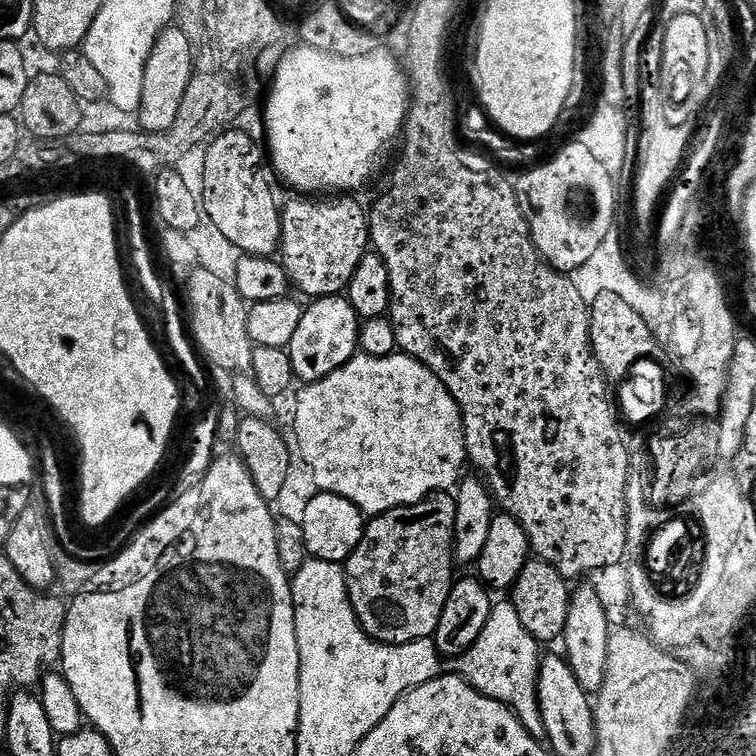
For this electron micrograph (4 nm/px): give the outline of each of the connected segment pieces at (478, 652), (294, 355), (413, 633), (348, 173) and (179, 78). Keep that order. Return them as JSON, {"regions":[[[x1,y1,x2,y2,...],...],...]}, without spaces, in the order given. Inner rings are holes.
{"regions":[[[496,602,493,603,486,626,482,626,482,634,478,634,478,642,474,642,474,646,470,646,470,650,466,650,458,658,458,672,470,686,502,702,516,715,518,722,526,726,533,738,543,741,546,737,546,726,542,722,536,689,542,659,540,648,541,641,532,637,526,626,522,626,518,610,514,610,511,602]],[[343,295,313,299,305,307,302,322,298,322,298,330,294,333,294,338,290,338,287,347,296,380,312,384,315,380,326,378,334,374,334,370,346,366,346,362,350,362,357,355,360,347,361,323,360,317]],[[442,491,433,492,417,504,392,508,381,516,371,517,365,523,362,542,358,542,354,554,350,554,342,567,352,608,356,611,364,632,373,640,382,644,404,645,412,641,431,639,435,635,454,583,452,543,455,513,455,495]],[[297,46,293,52,288,52,280,60,276,73,272,76,272,89,268,92,268,101,264,104,264,132,268,135,268,148,266,144,266,156,270,161,270,168,276,171,276,176,288,188,293,188,296,194,352,194,355,188,360,188,372,176,372,163,376,155,391,142,392,139,401,135,404,119,408,117,410,103,410,81,405,75,401,61,396,60,388,53,381,50,366,54,360,58,336,57,332,53,324,53,320,49,307,46]],[[169,26,158,34,150,58,146,58,146,74,142,74,142,102,134,114,141,132,170,130,178,118,186,86,190,86,194,63,194,42,178,27]]]}

